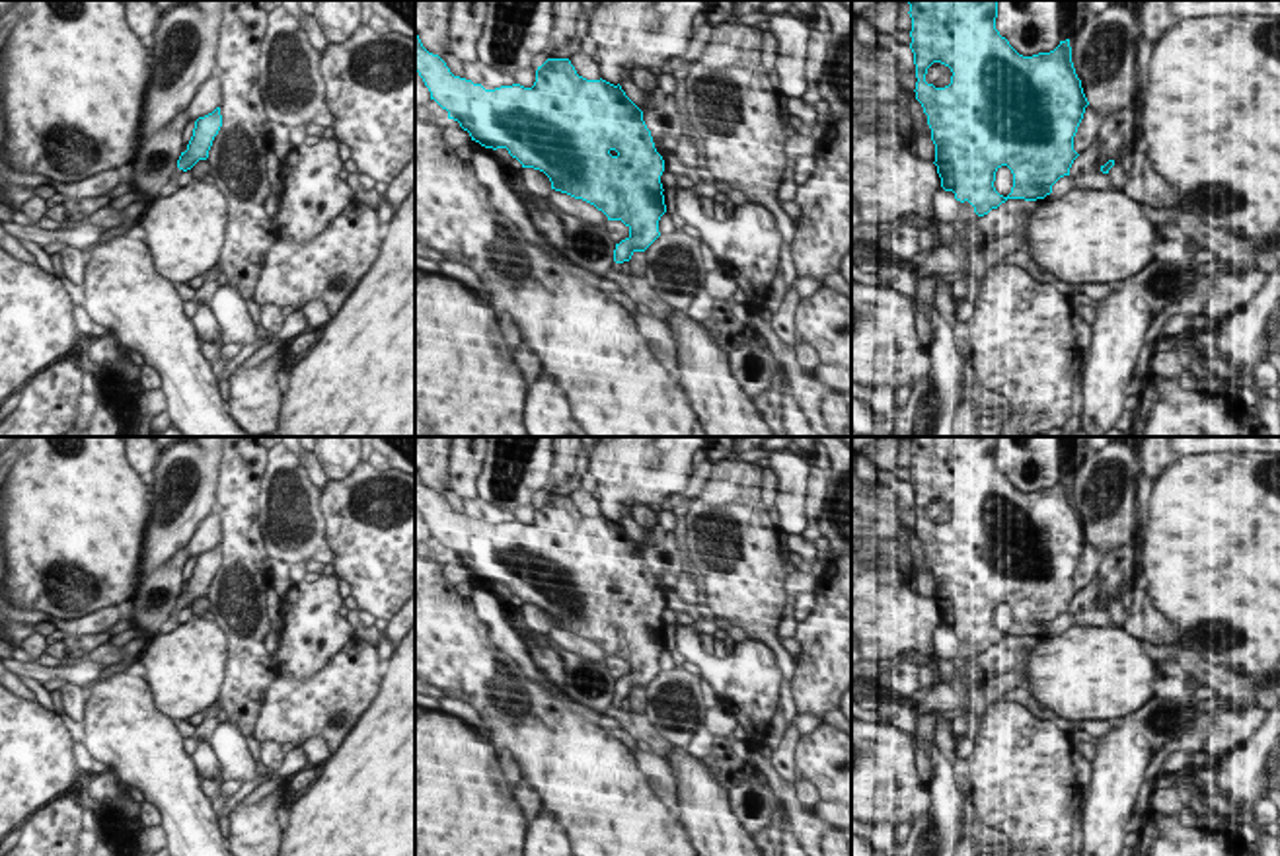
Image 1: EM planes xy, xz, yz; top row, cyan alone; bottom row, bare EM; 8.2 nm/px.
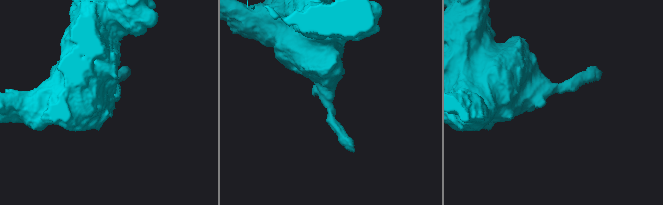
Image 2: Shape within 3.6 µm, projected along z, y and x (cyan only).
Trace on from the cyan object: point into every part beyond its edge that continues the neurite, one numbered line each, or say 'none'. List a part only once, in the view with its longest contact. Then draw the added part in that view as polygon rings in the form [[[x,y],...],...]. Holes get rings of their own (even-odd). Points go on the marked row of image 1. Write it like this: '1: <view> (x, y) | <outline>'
1: yz (1117, 172) | [[[1114,162],[1114,166],[1109,170],[1109,175],[1112,177],[1112,183],[1116,189],[1126,189],[1128,177],[1126,170],[1122,168],[1122,162]]]

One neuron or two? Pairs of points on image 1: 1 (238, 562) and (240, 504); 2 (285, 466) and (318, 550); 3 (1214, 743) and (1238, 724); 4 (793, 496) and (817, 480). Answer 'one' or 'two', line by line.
1: one
2: one
3: one
4: two

